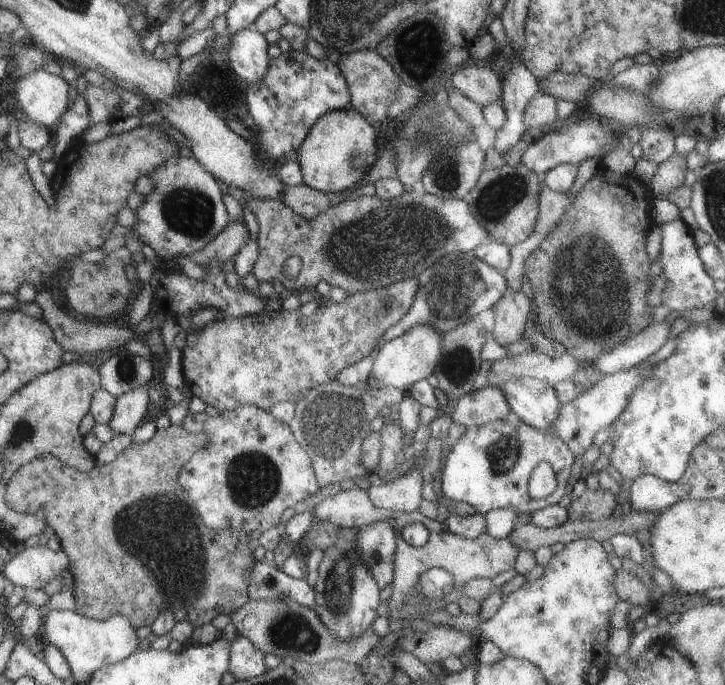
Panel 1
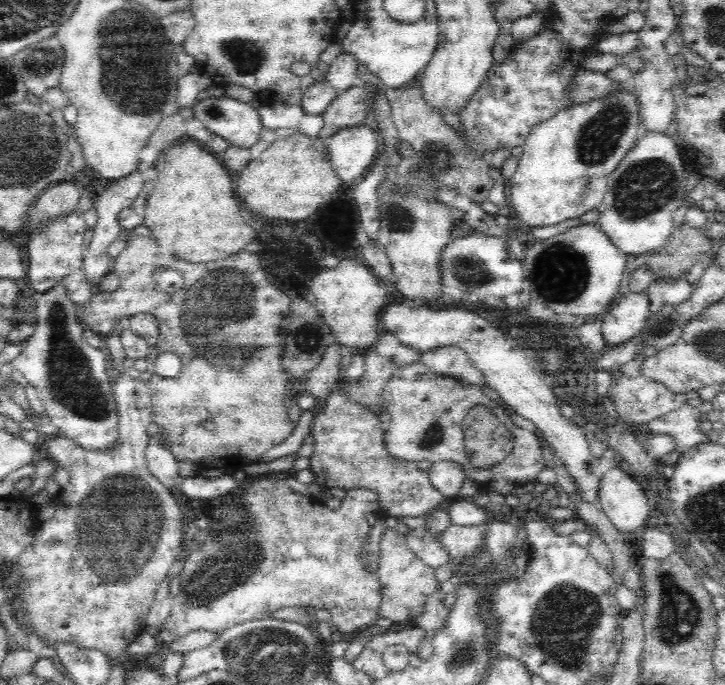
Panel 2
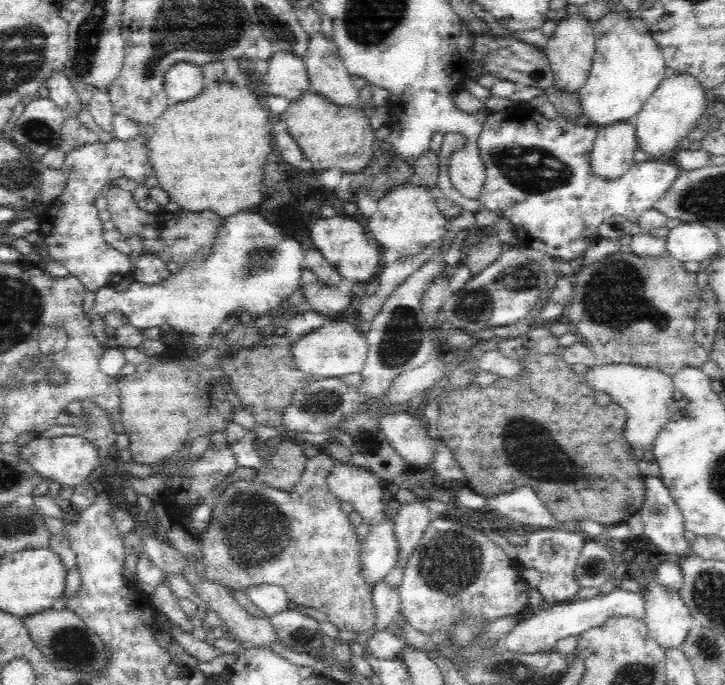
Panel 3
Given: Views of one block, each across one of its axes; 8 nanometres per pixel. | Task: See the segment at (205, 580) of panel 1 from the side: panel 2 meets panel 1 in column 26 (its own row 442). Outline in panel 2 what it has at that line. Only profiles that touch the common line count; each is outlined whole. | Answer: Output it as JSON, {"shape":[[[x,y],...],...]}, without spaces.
{"shape":[[[487,408],[472,409],[462,421],[464,451],[477,470],[504,462],[512,450],[513,436]]]}

